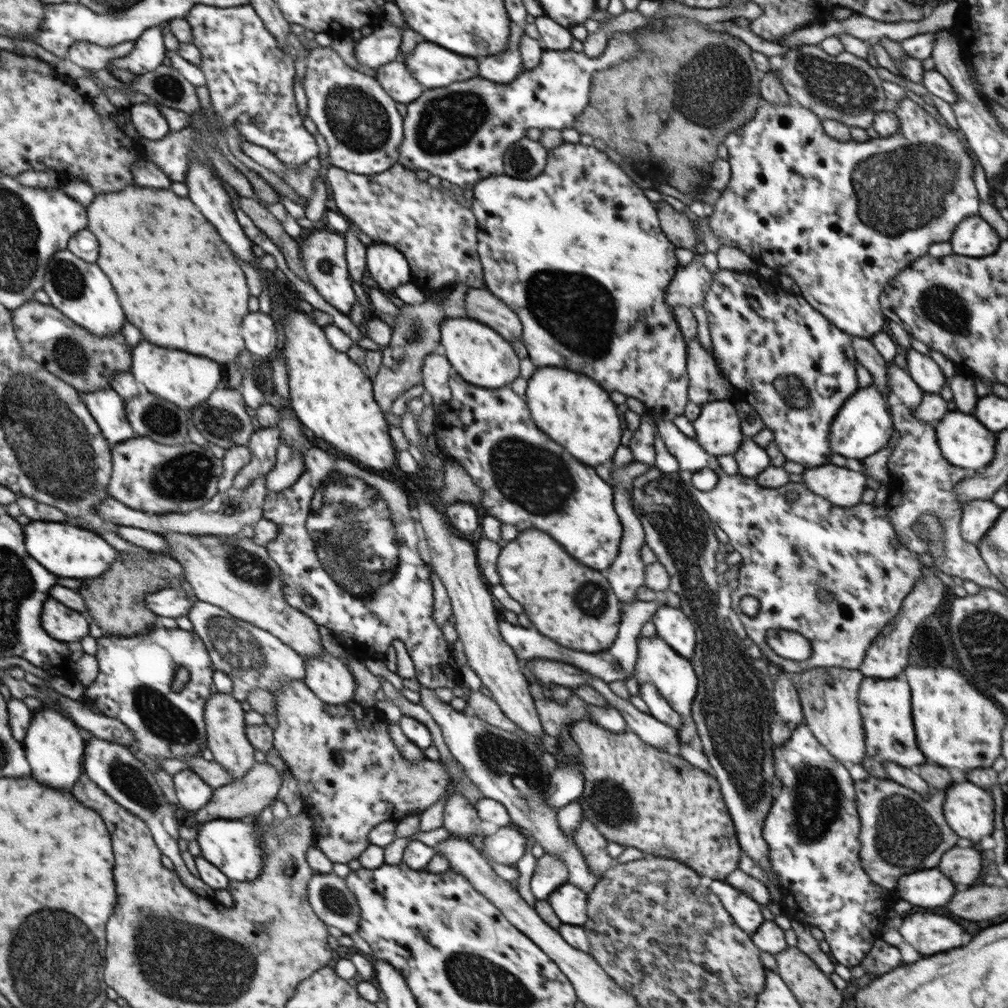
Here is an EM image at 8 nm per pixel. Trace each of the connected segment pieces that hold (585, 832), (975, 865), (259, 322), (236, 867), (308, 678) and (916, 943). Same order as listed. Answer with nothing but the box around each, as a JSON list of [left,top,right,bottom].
[[574,818,613,877],[938,848,982,886],[244,311,278,357],[197,819,263,882],[304,651,357,706],[897,912,970,956]]

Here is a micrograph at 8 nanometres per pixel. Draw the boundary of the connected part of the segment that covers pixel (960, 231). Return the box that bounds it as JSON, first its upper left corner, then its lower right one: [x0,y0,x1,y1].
[949,215,1001,258]

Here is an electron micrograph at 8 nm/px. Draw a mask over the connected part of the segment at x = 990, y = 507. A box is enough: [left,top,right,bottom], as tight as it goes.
[960,498,1002,545]

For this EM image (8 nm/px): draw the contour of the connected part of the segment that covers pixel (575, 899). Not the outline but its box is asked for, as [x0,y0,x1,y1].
[547,882,588,926]

